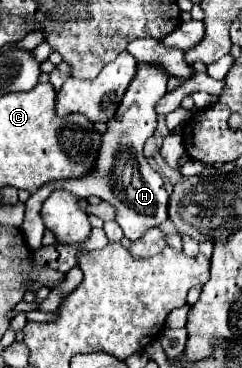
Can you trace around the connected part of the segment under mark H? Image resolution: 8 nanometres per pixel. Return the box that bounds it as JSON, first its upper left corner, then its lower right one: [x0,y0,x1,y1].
[21,63,169,251]

